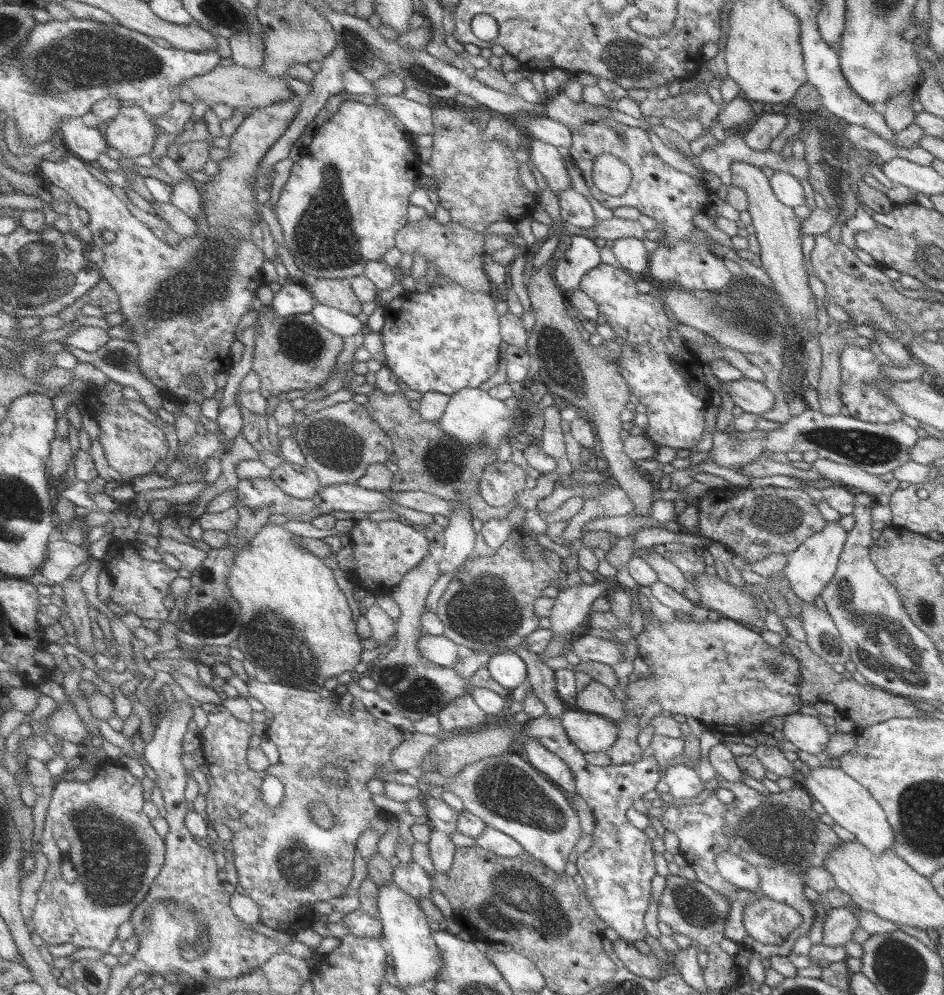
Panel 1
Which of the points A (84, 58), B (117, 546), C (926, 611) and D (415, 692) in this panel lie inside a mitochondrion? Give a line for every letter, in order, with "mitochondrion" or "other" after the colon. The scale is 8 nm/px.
A: mitochondrion
B: other
C: mitochondrion
D: mitochondrion

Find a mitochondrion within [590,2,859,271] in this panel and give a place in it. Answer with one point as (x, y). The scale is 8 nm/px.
(631, 58)

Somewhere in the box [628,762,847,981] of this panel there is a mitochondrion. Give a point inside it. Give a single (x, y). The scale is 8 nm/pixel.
(781, 832)

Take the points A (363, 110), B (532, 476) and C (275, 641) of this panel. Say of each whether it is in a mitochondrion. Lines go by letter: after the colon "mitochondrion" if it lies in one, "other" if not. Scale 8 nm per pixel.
A: other
B: other
C: mitochondrion

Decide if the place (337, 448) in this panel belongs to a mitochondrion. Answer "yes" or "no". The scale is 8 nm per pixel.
yes

